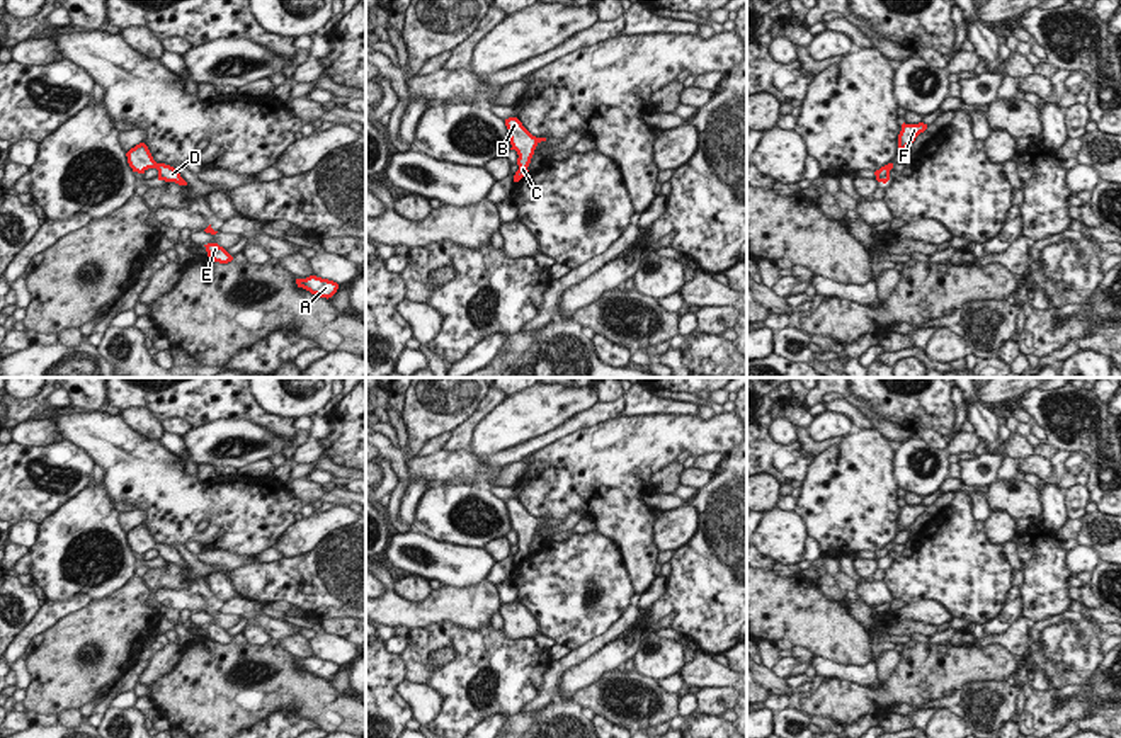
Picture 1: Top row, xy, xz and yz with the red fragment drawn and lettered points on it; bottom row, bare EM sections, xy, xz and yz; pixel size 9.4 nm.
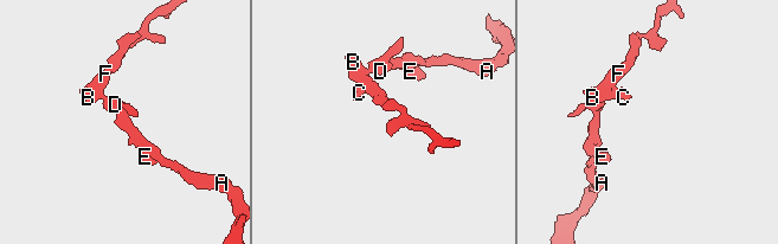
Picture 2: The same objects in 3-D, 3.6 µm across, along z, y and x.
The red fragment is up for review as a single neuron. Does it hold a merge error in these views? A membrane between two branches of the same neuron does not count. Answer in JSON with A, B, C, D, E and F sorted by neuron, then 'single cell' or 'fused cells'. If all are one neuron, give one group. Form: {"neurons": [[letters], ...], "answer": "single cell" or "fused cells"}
{"neurons": [["A", "B", "C", "D", "E", "F"]], "answer": "single cell"}

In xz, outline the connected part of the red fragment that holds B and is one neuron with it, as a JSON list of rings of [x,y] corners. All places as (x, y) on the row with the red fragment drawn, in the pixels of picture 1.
[[[517,117],[505,119],[505,126],[509,129],[509,138],[512,145],[510,150],[515,150],[519,155],[519,170],[514,175],[514,182],[519,182],[529,172],[527,167],[531,163],[536,146],[541,141],[546,141],[546,138],[532,136]]]

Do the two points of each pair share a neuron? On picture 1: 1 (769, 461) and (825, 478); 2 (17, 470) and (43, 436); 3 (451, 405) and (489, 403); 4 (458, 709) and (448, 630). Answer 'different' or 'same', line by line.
1: different
2: different
3: different
4: same

